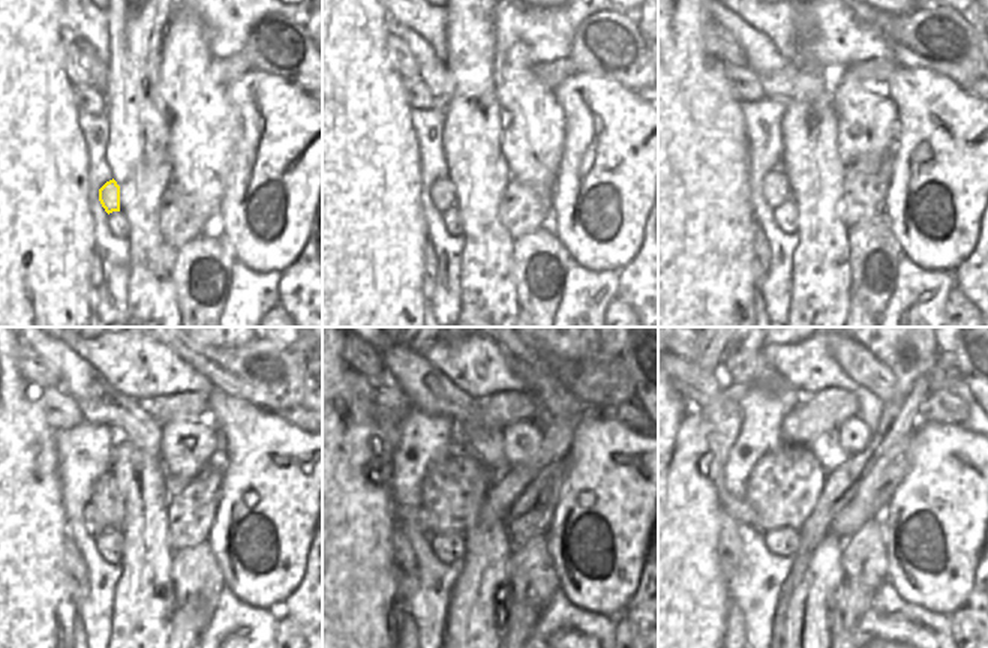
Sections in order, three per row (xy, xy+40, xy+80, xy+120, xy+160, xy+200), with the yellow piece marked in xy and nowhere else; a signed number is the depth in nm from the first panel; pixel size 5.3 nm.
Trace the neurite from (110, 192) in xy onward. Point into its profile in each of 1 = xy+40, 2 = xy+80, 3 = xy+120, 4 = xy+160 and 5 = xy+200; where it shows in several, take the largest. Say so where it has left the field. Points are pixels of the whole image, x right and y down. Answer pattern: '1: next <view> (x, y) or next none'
1: next xy+40 (443, 194)
2: next xy+80 (775, 188)
3: next xy+120 (95, 524)
4: next xy+160 (425, 519)
5: next xy+200 (724, 420)

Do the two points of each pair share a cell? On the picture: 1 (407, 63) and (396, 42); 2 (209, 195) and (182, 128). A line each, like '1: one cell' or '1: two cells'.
1: one cell
2: one cell

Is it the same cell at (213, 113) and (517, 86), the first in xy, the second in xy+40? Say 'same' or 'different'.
same

